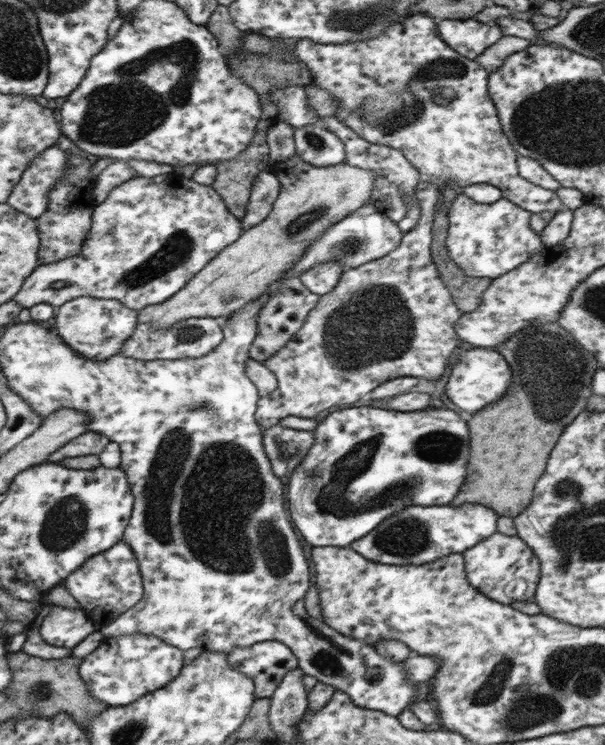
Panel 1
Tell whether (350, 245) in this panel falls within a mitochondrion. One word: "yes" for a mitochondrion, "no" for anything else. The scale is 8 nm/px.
yes

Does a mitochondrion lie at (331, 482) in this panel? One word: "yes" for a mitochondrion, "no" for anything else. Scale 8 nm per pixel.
yes

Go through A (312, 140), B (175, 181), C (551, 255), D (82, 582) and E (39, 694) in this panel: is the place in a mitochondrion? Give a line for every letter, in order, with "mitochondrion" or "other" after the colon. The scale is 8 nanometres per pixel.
A: mitochondrion
B: other
C: other
D: other
E: mitochondrion

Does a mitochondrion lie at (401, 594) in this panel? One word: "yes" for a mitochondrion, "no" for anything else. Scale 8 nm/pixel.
no

